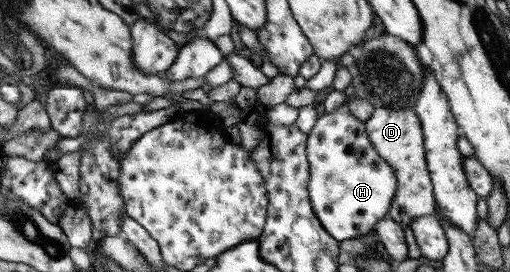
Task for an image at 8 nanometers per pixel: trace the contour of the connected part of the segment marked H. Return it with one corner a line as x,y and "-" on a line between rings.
349,91
345,92
345,104
335,112
318,115
308,138
308,156
311,162
310,198
311,209
325,231
336,241
351,240
371,233
379,219
388,217
389,204
395,189
395,176
392,169
375,153
370,144
363,121
355,119
346,106
351,101

